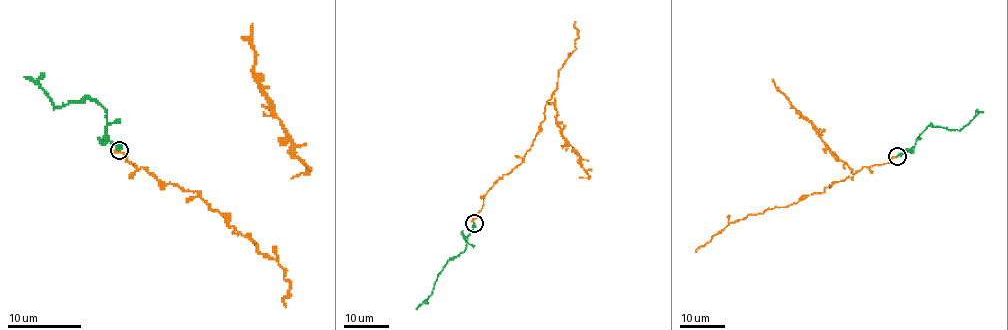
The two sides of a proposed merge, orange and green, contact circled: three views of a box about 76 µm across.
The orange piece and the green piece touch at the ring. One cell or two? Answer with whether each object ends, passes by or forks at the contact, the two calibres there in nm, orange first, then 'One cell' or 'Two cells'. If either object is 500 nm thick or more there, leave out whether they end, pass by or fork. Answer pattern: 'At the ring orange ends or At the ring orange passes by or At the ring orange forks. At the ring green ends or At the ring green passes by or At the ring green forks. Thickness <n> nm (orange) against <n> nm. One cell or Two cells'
At the ring orange ends. At the ring green ends. Thickness 200 nm (orange) against 360 nm. One cell

